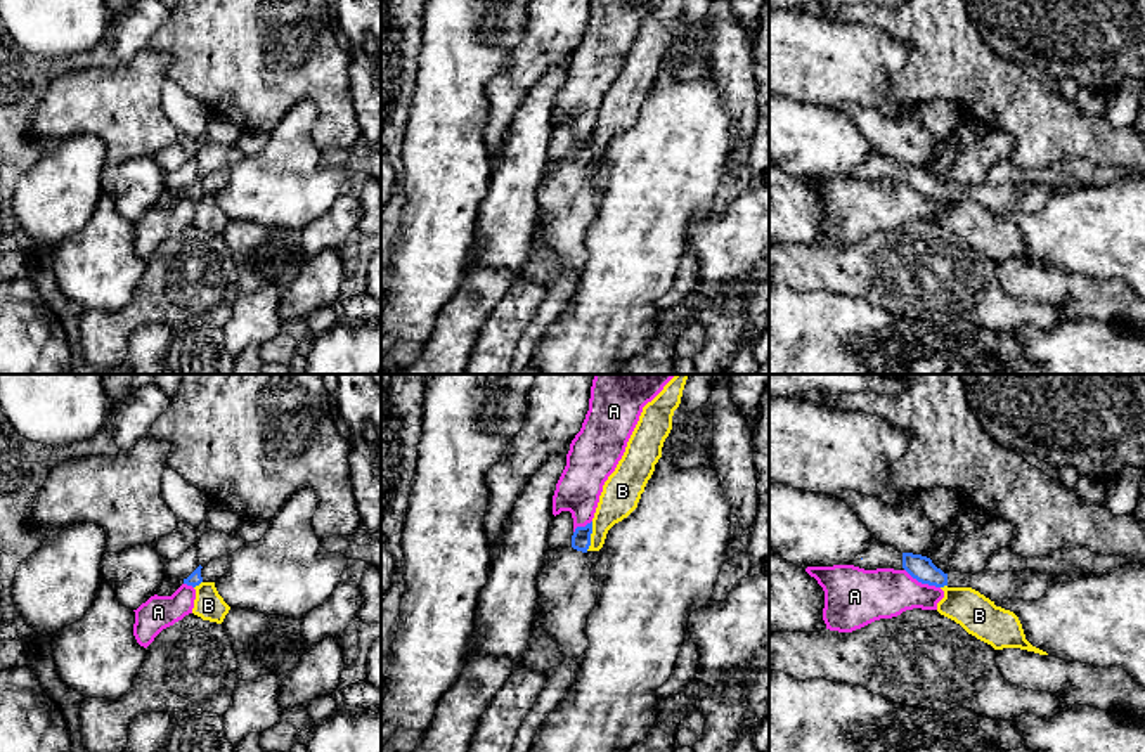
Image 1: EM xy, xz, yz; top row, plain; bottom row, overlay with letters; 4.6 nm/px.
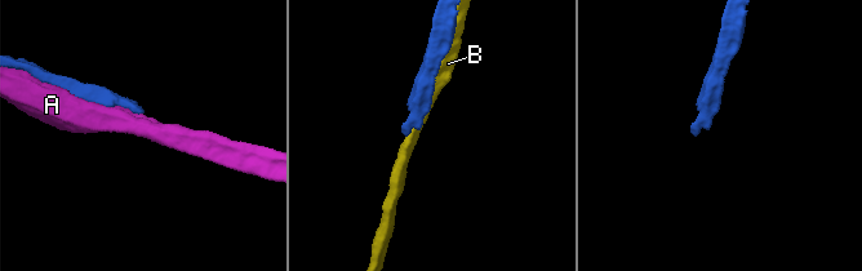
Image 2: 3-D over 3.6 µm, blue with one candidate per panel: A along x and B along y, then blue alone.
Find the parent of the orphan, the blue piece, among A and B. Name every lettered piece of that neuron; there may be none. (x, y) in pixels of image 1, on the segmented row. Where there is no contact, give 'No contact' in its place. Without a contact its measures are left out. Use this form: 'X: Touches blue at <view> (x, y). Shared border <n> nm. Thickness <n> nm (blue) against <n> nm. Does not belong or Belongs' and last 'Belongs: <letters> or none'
A: Touches blue at yz (922, 583). Shared border 190 nm. Thickness 120 nm (blue) against 240 nm. Does not belong
B: Touches blue at xz (589, 536). Shared border 140 nm. Thickness 90 nm (blue) against 180 nm. Does not belong
Belongs: none

